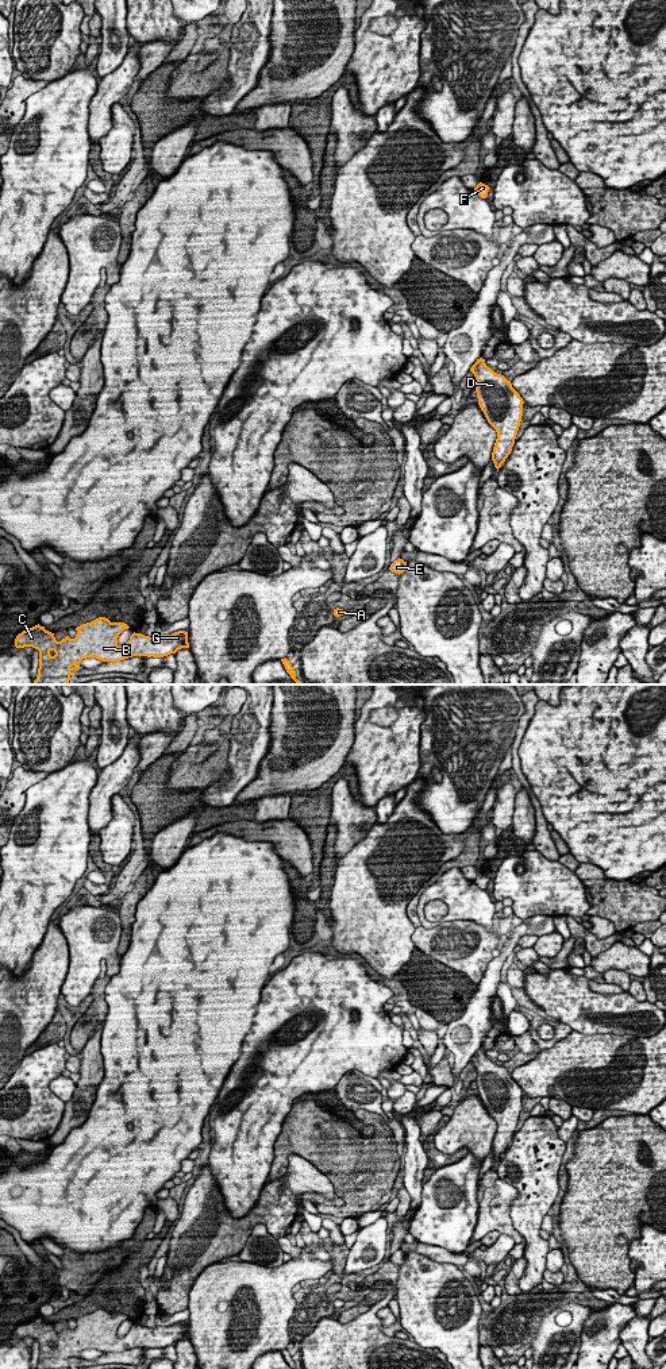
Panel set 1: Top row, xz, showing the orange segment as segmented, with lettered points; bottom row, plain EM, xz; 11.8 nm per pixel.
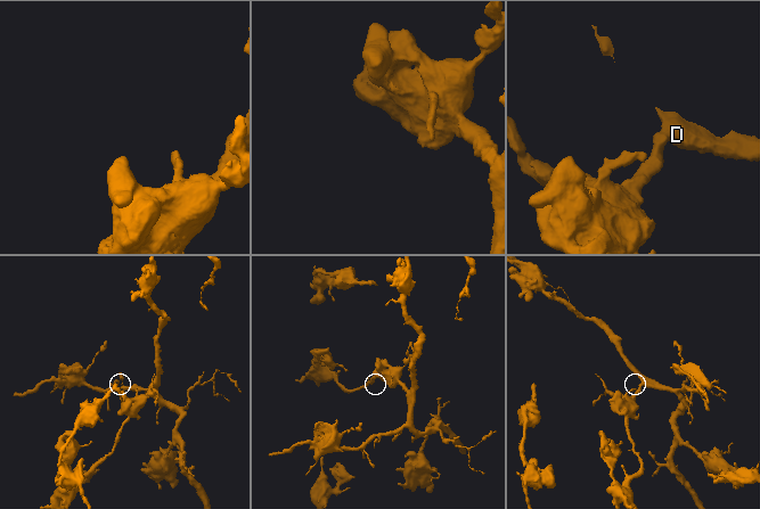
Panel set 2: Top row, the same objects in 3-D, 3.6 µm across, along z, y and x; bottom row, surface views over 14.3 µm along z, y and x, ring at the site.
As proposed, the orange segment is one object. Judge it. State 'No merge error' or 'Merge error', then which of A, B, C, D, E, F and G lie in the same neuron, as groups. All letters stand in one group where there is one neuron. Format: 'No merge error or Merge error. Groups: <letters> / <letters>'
No merge error. Groups: A B C D E F G

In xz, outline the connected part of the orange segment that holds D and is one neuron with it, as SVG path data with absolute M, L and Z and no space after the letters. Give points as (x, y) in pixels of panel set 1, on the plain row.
M477 1050L470 1063L478 1073L476 1079L478 1096L497 1123L492 1152L498 1162L515 1135L524 1092L511 1072L488 1058L485 1050Z

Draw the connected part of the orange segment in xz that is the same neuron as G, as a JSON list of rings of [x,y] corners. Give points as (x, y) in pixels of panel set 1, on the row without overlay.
[[[99,1308],[77,1318],[77,1326],[74,1330],[66,1327],[61,1333],[57,1333],[54,1324],[46,1322],[45,1318],[38,1315],[28,1322],[19,1324],[15,1330],[15,1338],[32,1338],[39,1342],[39,1360],[36,1369],[70,1369],[74,1365],[70,1360],[82,1360],[80,1354],[86,1349],[96,1349],[101,1353],[120,1353],[132,1347],[163,1349],[176,1345],[181,1339],[189,1339],[188,1323],[185,1322],[178,1322],[172,1326],[157,1326],[154,1328],[134,1323],[130,1327],[130,1331],[123,1338],[119,1338],[118,1328],[128,1319],[130,1318],[124,1314],[111,1314],[105,1308]]]

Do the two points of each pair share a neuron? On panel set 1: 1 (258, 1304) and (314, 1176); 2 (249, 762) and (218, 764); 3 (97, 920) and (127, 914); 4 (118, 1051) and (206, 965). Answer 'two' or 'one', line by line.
1: two
2: two
3: two
4: one

